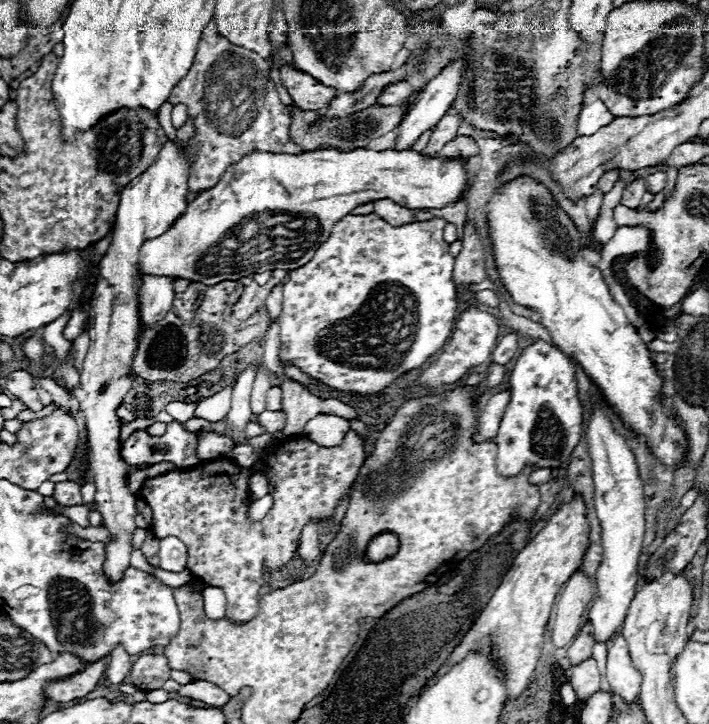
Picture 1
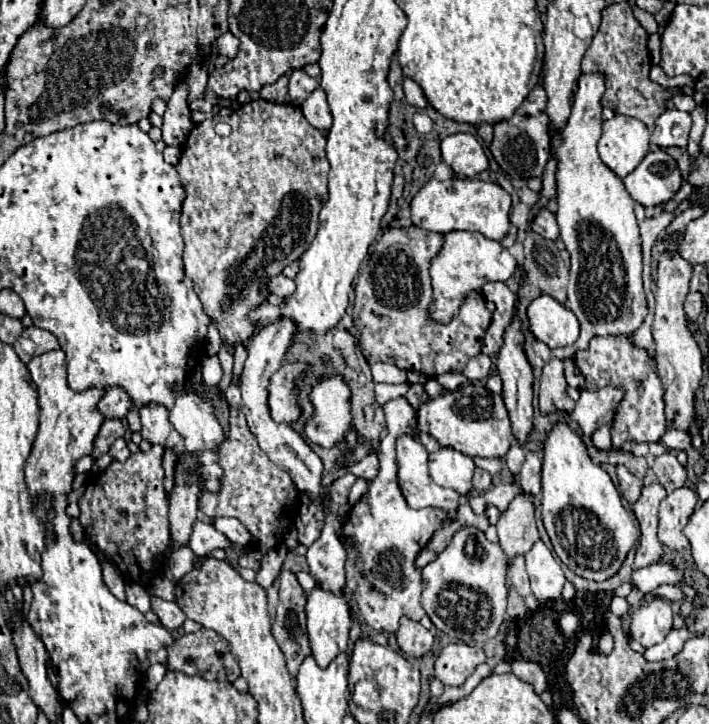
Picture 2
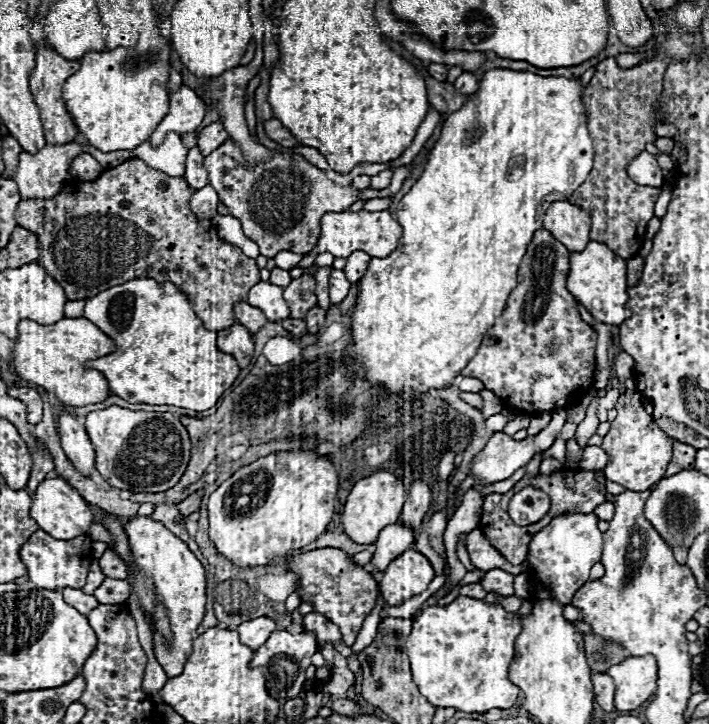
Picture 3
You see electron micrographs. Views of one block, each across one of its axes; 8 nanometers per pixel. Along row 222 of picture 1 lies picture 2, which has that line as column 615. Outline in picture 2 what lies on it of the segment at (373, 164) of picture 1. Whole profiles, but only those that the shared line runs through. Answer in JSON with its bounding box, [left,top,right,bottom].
[552,74,646,359]

